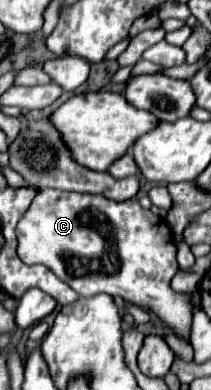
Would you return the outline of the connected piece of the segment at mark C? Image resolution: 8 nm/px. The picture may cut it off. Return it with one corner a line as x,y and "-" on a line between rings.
44,188
38,190
34,202
18,222
16,236
18,236
18,258
24,264
48,266
62,282
66,282
80,296
90,298
94,294
104,292
110,296
120,296
128,304
152,310
162,322
166,322
174,330
174,334
180,340
190,342
192,298
190,294
180,294
170,288
170,280
178,272
176,246
172,234
164,224
164,220
160,220
150,210
142,210
136,198
126,202
114,202
102,196

